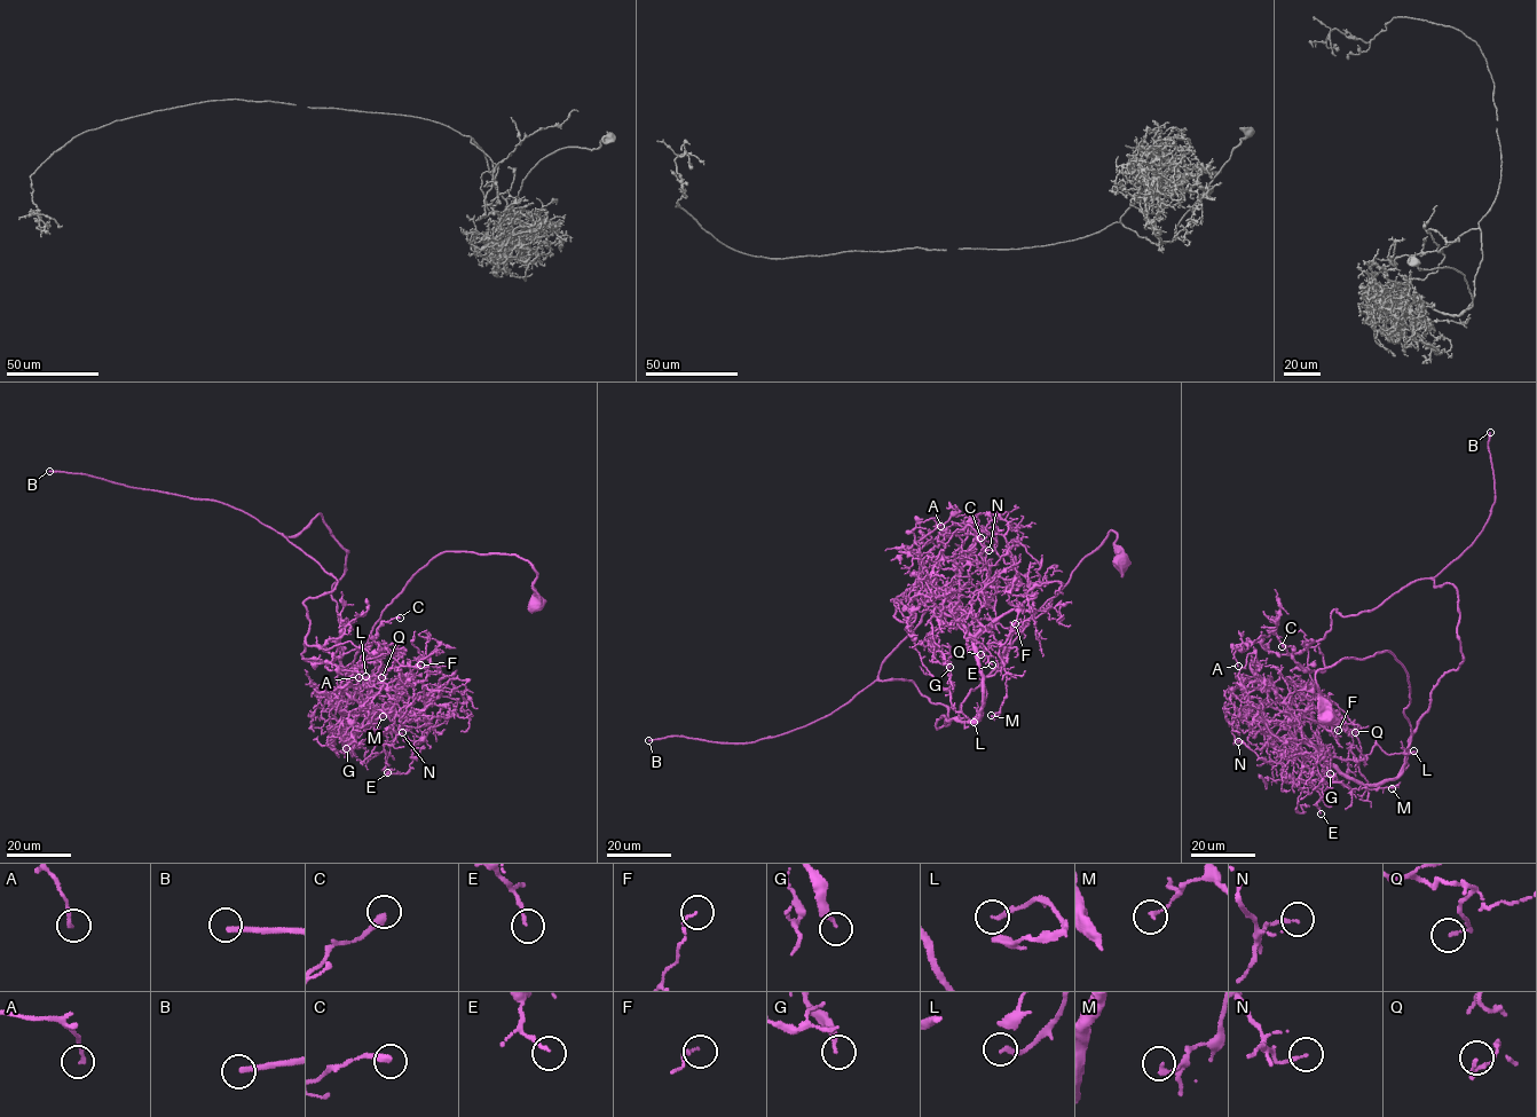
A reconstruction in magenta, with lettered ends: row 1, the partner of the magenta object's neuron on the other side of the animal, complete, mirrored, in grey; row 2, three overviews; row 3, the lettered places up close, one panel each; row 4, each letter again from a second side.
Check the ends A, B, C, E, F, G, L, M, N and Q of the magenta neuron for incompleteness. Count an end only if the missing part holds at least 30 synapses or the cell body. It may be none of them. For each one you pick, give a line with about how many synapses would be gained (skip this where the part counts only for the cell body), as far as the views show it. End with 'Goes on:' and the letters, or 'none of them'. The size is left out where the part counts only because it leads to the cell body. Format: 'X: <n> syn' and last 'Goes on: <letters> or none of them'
B: 350 syn
Goes on: B

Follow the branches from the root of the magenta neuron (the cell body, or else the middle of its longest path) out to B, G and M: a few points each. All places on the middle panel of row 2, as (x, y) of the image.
B: (1120, 564), (1112, 531), (971, 690), (968, 721), (937, 729), (945, 705), (889, 679), (751, 742), (648, 740)
G: (1120, 564), (1112, 531), (971, 690), (959, 718), (979, 718), (951, 606), (920, 640), (950, 667)
M: (1120, 564), (1112, 531), (971, 690), (969, 722), (980, 666), (958, 610), (999, 647), (991, 715)

